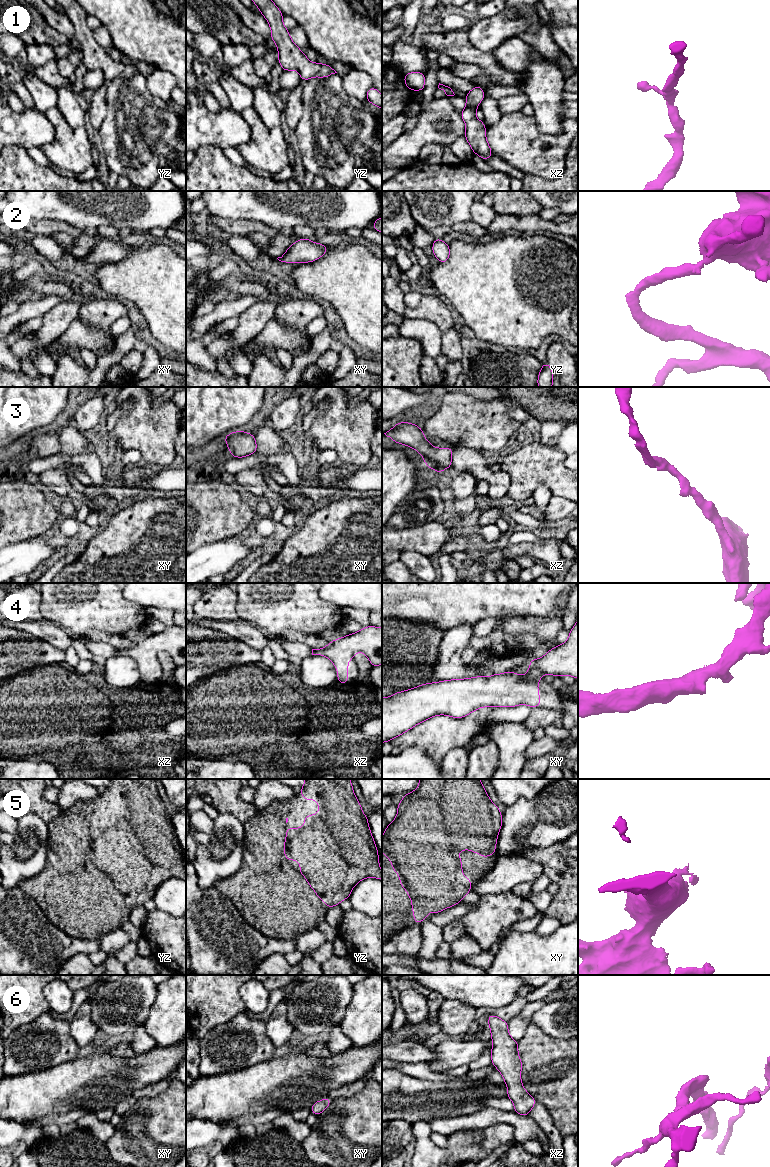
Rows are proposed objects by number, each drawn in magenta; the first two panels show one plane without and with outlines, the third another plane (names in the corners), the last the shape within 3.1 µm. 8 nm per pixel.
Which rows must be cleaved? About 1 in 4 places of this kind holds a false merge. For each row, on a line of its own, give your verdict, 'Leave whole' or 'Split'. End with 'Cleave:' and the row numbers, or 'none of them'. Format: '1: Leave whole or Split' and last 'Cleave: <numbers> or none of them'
1: Leave whole
2: Leave whole
3: Leave whole
4: Leave whole
5: Leave whole
6: Leave whole
Cleave: none of them

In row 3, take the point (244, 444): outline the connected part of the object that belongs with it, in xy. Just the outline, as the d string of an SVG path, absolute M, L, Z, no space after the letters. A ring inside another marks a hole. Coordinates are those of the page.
M235 431L224 437L231 456L243 458L257 452L254 434L246 431Z

